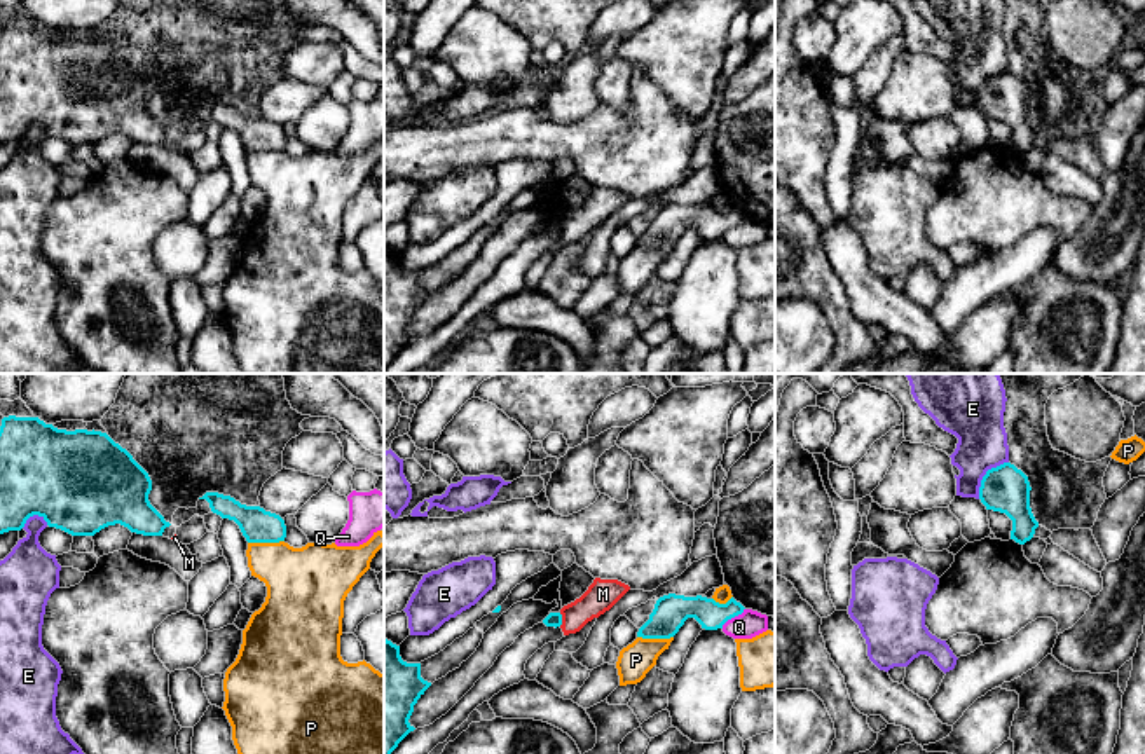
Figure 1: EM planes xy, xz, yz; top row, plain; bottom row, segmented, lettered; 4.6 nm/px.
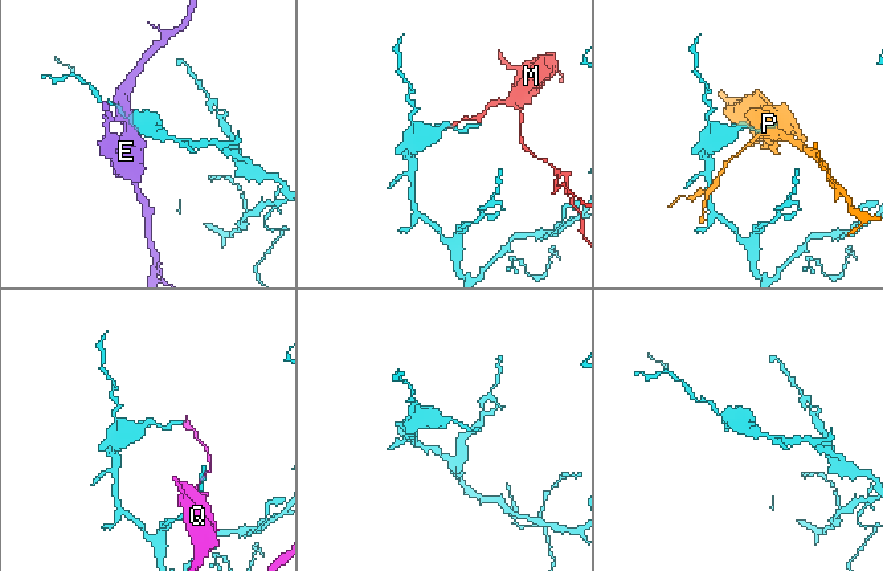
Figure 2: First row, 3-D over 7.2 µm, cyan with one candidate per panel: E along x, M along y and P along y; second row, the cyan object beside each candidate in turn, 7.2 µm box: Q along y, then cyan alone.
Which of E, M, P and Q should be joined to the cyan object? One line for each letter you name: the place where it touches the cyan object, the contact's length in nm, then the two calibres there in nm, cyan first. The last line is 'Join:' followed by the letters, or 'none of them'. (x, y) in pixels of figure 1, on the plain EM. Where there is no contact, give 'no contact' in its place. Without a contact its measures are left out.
Join: none of them

